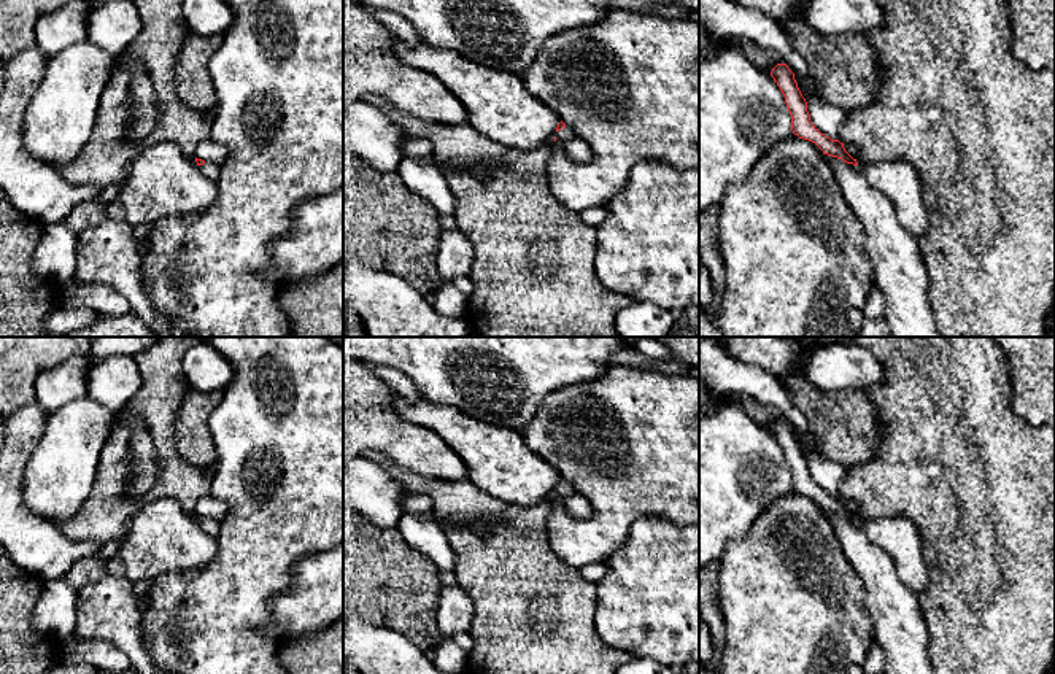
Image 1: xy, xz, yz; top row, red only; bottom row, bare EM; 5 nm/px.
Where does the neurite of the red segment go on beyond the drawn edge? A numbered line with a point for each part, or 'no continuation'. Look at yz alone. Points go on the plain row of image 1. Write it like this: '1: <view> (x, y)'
no continuation

